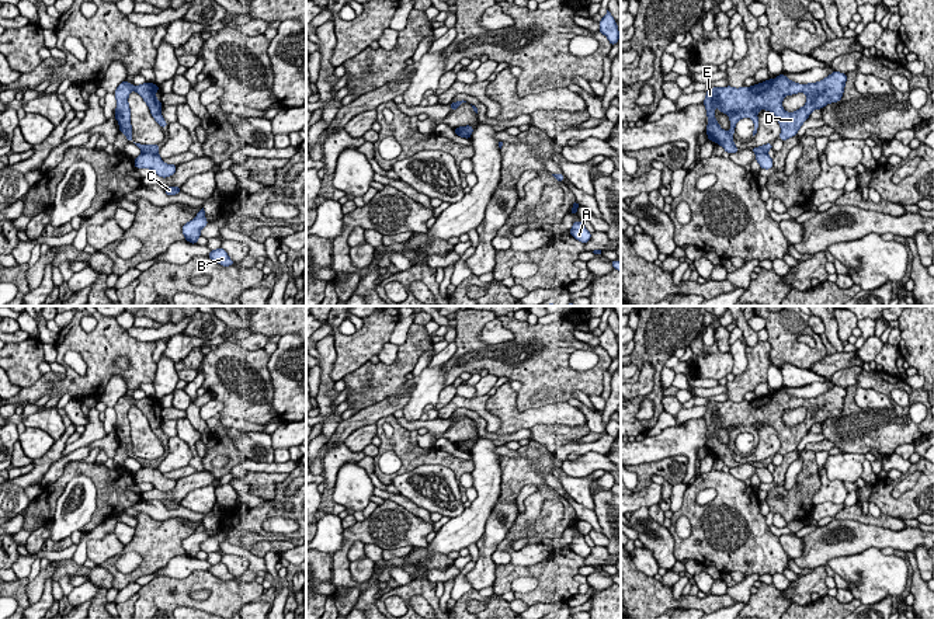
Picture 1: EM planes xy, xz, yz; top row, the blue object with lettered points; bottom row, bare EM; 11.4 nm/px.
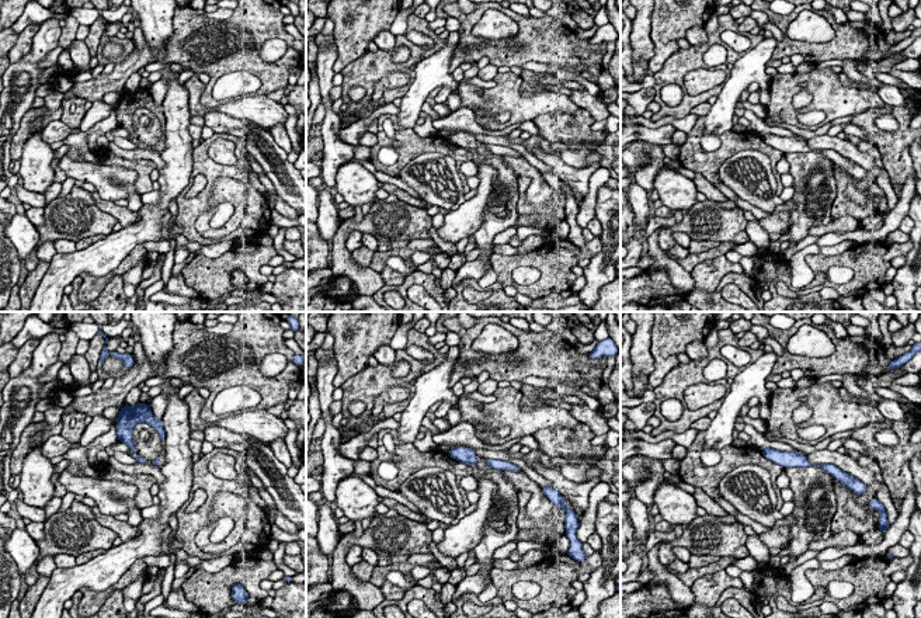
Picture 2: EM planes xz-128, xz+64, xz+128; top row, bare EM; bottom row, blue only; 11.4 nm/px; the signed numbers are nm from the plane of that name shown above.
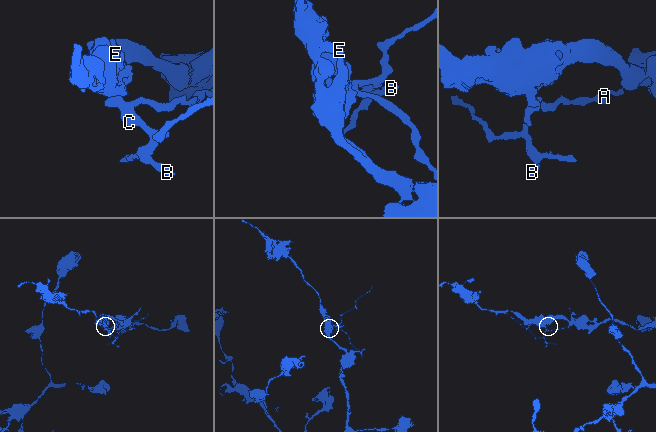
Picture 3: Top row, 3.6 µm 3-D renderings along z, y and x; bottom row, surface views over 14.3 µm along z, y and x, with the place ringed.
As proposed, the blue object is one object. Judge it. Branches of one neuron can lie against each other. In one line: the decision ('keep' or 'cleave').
cleave

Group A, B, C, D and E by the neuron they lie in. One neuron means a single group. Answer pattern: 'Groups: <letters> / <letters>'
Groups: A B C / D E

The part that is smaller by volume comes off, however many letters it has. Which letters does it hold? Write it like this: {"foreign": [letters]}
{"foreign": ["A", "B", "C"]}

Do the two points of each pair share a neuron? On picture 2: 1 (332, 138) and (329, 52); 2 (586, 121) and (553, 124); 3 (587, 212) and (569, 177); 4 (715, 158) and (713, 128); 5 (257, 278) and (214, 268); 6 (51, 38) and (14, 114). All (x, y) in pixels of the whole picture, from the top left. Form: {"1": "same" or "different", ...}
{"1": "same", "2": "same", "3": "different", "4": "different", "5": "same", "6": "same"}

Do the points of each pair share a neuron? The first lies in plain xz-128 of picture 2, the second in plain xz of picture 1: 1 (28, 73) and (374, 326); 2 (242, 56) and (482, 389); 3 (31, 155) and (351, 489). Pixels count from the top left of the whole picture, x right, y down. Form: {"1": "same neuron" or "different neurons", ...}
{"1": "different neurons", "2": "different neurons", "3": "same neuron"}

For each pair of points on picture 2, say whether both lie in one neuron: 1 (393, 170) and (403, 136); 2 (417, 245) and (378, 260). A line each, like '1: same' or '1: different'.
1: same
2: same

